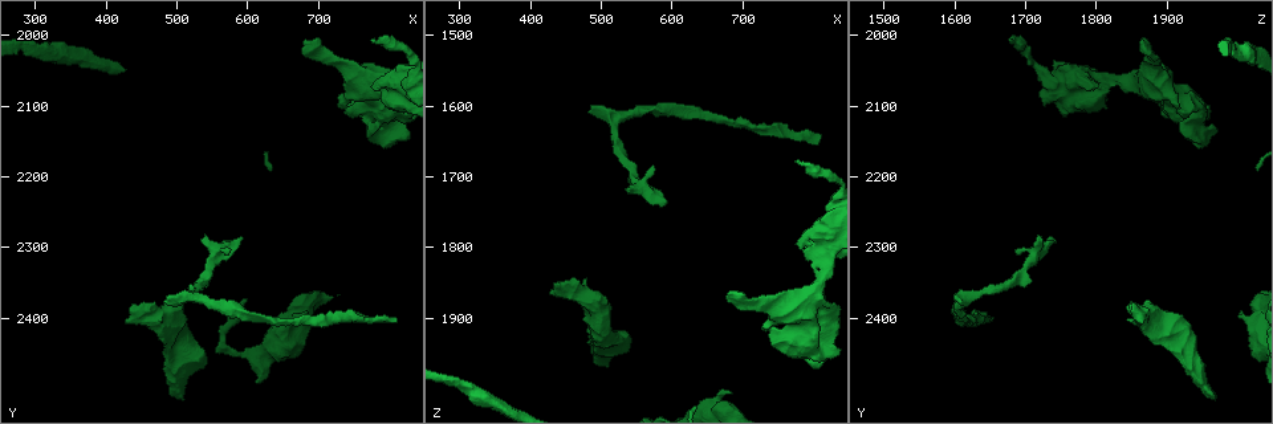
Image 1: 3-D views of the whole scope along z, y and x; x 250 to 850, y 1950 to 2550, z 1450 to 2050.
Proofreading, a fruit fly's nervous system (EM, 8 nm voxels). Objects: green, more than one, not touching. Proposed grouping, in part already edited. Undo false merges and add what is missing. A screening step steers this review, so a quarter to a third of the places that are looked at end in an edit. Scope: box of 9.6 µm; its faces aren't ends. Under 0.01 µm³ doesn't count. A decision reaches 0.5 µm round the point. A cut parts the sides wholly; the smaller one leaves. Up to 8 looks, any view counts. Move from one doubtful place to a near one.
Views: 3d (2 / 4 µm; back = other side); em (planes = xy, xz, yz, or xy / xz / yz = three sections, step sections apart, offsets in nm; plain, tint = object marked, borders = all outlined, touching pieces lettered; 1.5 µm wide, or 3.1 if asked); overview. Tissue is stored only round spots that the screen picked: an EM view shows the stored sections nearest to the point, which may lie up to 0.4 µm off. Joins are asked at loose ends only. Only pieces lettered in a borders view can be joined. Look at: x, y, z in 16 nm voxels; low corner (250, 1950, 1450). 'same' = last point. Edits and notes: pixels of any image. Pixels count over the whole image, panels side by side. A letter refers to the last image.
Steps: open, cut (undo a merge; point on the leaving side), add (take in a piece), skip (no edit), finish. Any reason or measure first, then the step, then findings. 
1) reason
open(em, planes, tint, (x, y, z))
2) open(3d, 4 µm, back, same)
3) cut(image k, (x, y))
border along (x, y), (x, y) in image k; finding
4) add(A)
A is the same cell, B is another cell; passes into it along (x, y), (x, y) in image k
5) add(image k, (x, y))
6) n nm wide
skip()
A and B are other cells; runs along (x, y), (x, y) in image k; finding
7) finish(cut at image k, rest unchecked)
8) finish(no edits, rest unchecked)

branch stops here
open(3d, 2 µm, back, (510, 2520, 1970))

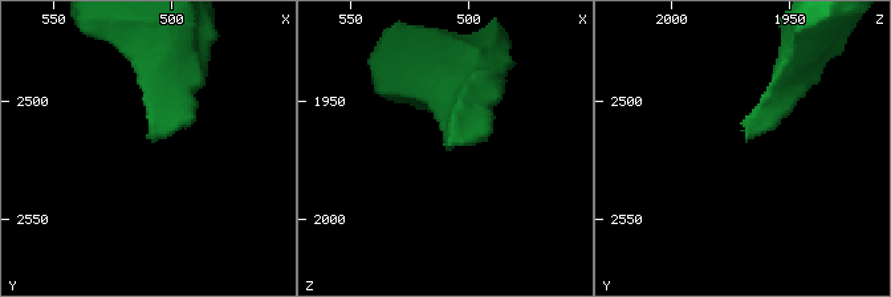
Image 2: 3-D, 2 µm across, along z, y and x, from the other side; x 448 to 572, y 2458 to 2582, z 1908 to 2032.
open(em, xy, step 8, tint, (510, 2515, 1967))

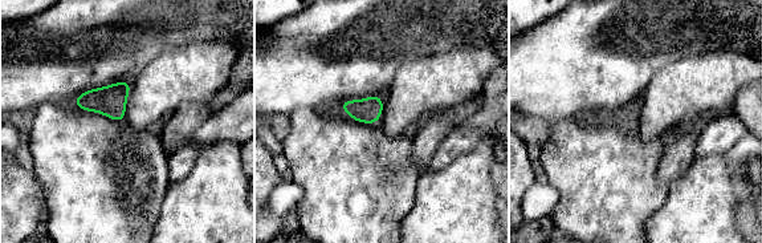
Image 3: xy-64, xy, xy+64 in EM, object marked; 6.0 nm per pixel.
open(em, planes, borders, same)

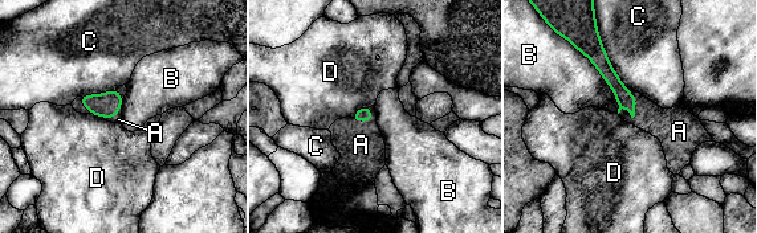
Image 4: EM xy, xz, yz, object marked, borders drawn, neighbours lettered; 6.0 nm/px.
B touches over 500 nm
add(image 4, (670, 126))
A is the same cell, B, C and D are other cells; it goes on there

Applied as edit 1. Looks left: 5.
branch stops here
open(em, planes, borders, (480, 2380, 1605))

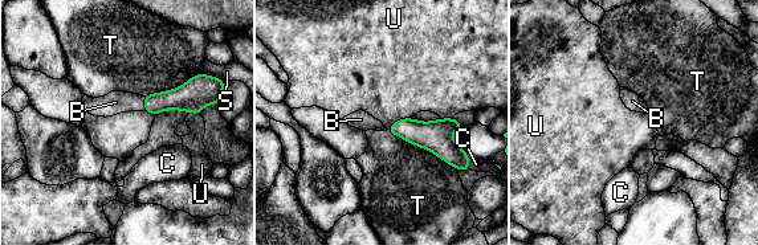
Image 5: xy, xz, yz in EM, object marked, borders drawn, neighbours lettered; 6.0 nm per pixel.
add(image 5, (115, 102))
B is the same cell, C, S, T and U are other cells; passes into it along (180, 98), (143, 103), (115, 102) in image 5; the neuron continues

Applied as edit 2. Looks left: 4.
end of a long branch
open(em, planes, borders, (815, 2400, 1645))

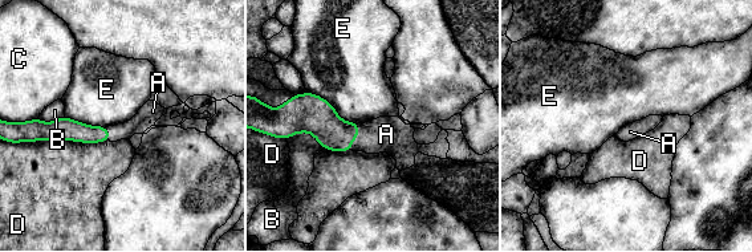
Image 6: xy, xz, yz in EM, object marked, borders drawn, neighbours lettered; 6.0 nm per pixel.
add(image 6, (386, 134))
A is the same cell, B, C, D and E are other cells; passes into it along (320, 120), (357, 137), (386, 134) in image 6; the neuron continues

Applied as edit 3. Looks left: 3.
free end
open(3d, 4 µm, (685, 2010, 1860))

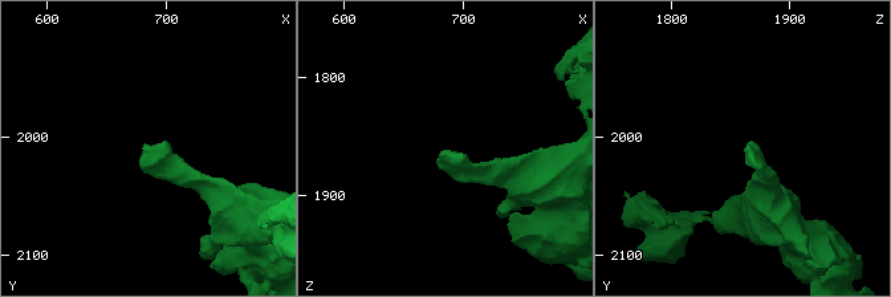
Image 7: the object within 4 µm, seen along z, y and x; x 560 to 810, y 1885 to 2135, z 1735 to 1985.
open(em, planes, tint, (682, 2010, 1864))

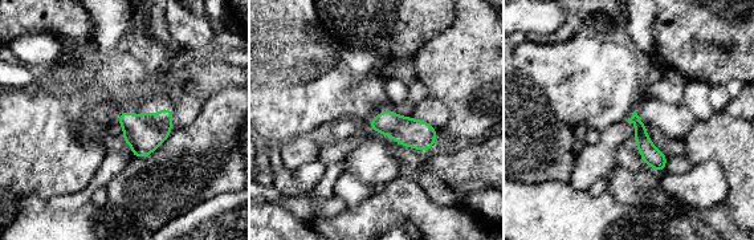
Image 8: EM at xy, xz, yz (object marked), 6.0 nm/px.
open(em, planes, borders, same)

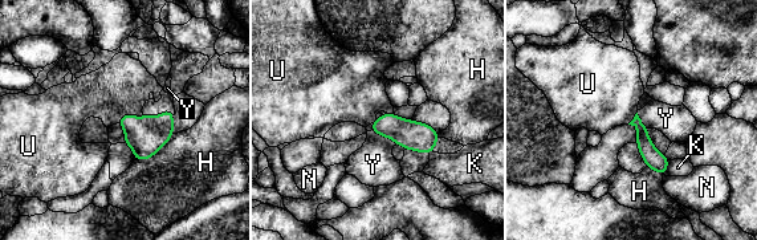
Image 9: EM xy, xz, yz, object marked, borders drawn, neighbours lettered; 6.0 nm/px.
H touches over 300 nm
add(image 9, (123, 85))
U is the same cell, H, K, N and Y are other cells; the neuron continues

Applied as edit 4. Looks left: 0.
finish(add at image 4, add at image 5, add at image 6, add at image 9, rest unchecked)

